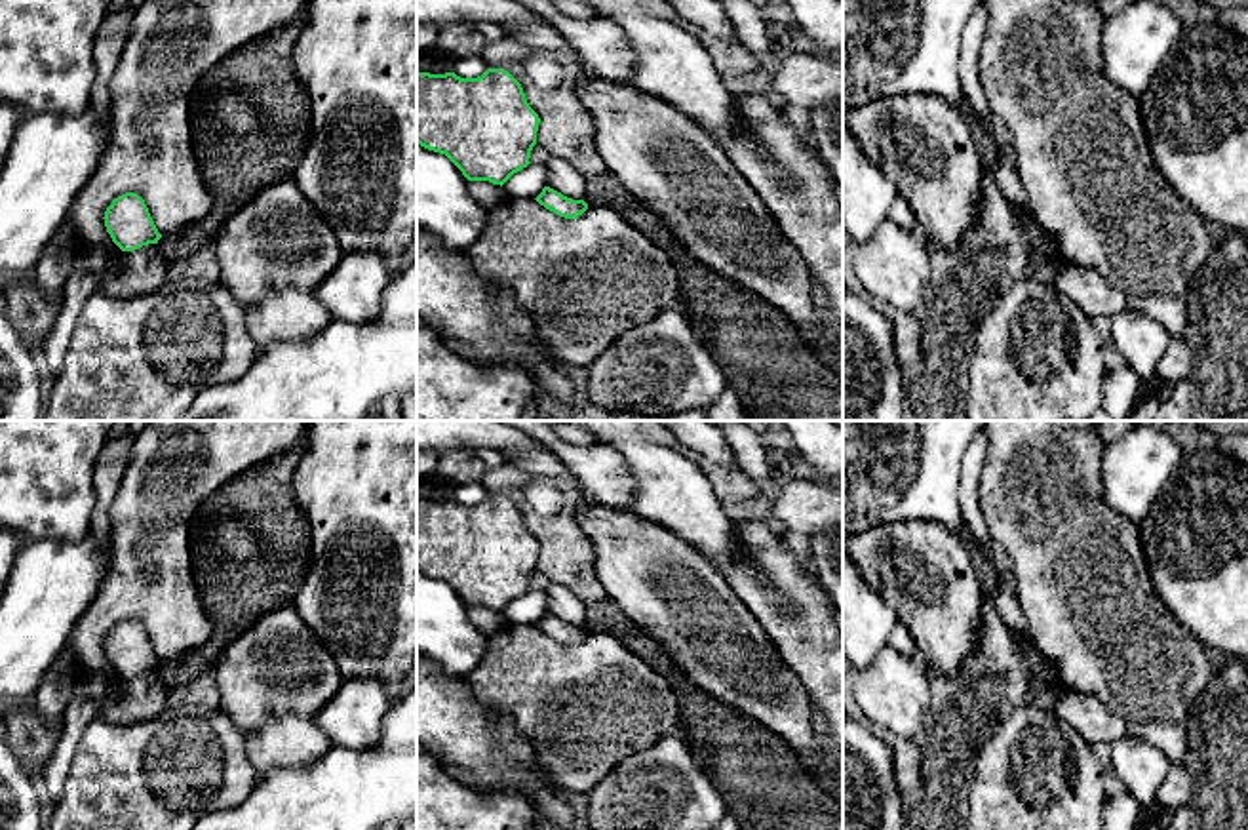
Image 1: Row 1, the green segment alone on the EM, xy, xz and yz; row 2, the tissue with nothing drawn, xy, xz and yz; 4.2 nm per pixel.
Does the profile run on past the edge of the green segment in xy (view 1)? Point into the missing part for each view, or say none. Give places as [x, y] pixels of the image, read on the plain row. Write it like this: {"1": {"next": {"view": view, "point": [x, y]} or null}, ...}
{"1": {"next": null}}

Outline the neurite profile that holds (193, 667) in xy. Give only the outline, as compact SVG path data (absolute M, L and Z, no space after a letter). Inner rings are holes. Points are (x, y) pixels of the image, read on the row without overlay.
M302 436L295 447L274 455L270 461L232 478L228 484L209 495L196 510L190 522L192 571L202 605L213 624L213 636L185 659L166 661L158 666L158 676L167 691L209 672L209 668L219 661L221 653L242 632L253 626L263 615L293 603L297 592L301 590L308 571L312 537L308 518L293 495L291 480L299 466L304 445L306 436Z

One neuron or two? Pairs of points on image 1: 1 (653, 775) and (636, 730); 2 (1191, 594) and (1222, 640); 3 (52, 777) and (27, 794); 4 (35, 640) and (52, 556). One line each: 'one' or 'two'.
1: two
2: one
3: two
4: one

